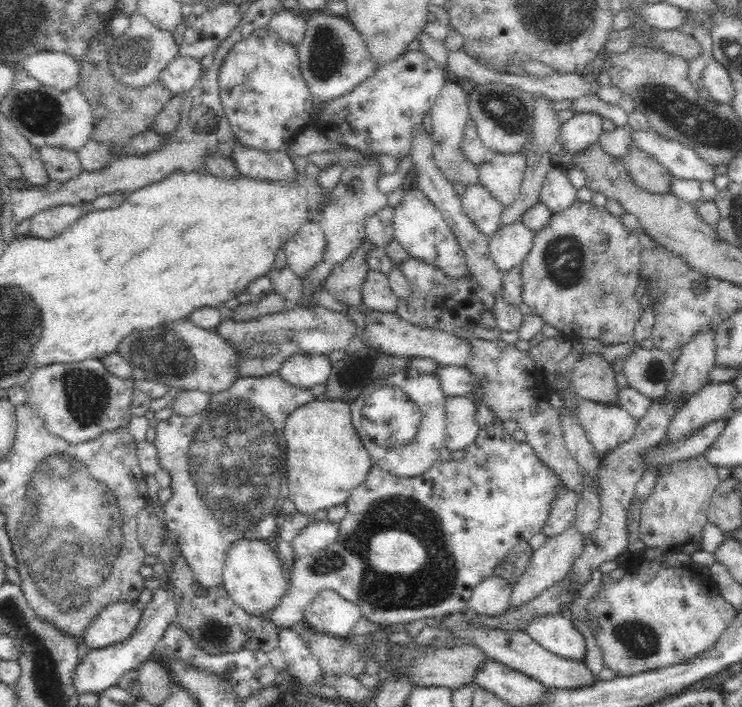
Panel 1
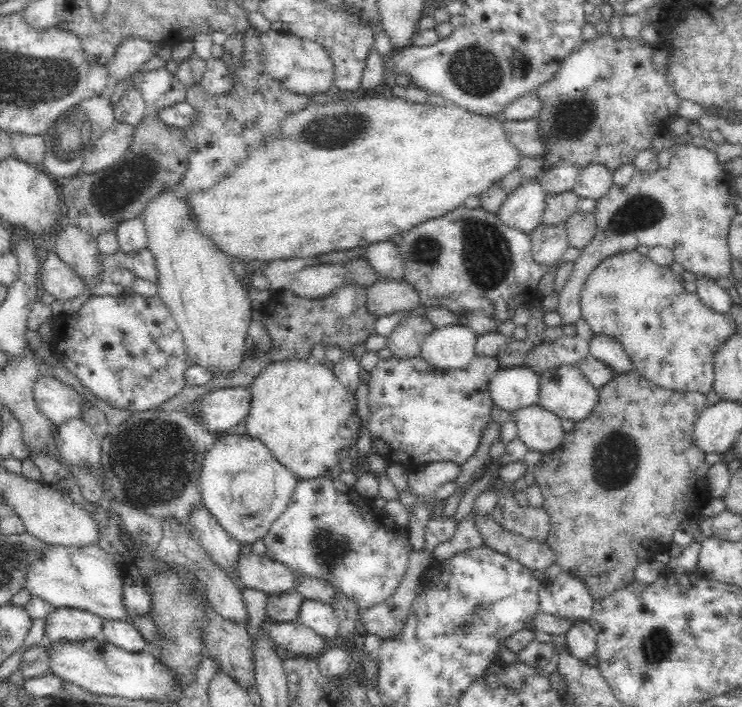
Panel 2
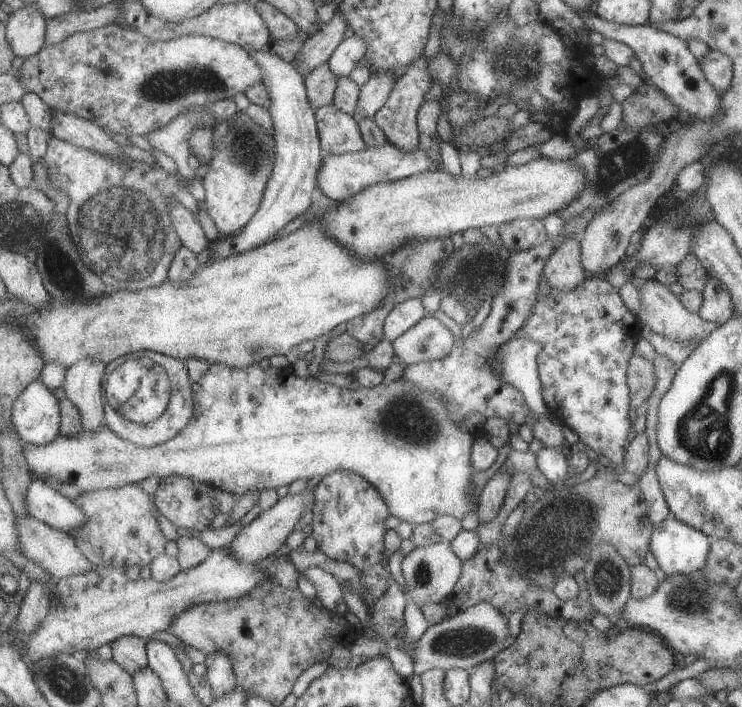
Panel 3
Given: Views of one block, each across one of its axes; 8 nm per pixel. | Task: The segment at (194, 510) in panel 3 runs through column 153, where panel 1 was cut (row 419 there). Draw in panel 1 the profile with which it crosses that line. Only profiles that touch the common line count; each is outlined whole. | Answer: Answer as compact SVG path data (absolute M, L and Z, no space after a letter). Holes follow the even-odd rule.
M495 419L495 424L490 427L482 427L478 431L476 440L467 446L462 460L435 460L434 464L422 472L420 476L399 477L392 473L380 470L377 466L372 466L368 476L356 488L351 491L348 500L345 502L347 511L346 516L339 522L339 529L336 540L327 547L309 555L295 558L292 572L288 575L289 588L285 598L277 605L277 608L269 613L267 617L272 623L280 627L302 627L304 610L312 604L314 596L322 590L334 590L345 600L358 606L362 617L371 624L375 625L396 625L401 623L410 623L427 617L442 617L446 614L458 613L468 608L468 600L472 592L482 580L492 577L496 566L514 548L520 541L528 541L532 534L543 528L546 517L549 513L552 501L555 499L555 490L562 485L561 478L556 476L530 448L526 441L517 442L511 437L511 434L504 434L502 430L502 420Z

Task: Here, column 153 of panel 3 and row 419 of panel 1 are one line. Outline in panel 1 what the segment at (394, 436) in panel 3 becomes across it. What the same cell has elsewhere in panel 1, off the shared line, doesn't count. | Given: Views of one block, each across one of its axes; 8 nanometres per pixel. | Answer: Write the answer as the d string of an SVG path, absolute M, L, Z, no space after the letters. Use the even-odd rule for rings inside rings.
M468 396L445 398L446 438L445 446L453 453L470 446L480 429L476 421L475 401Z

